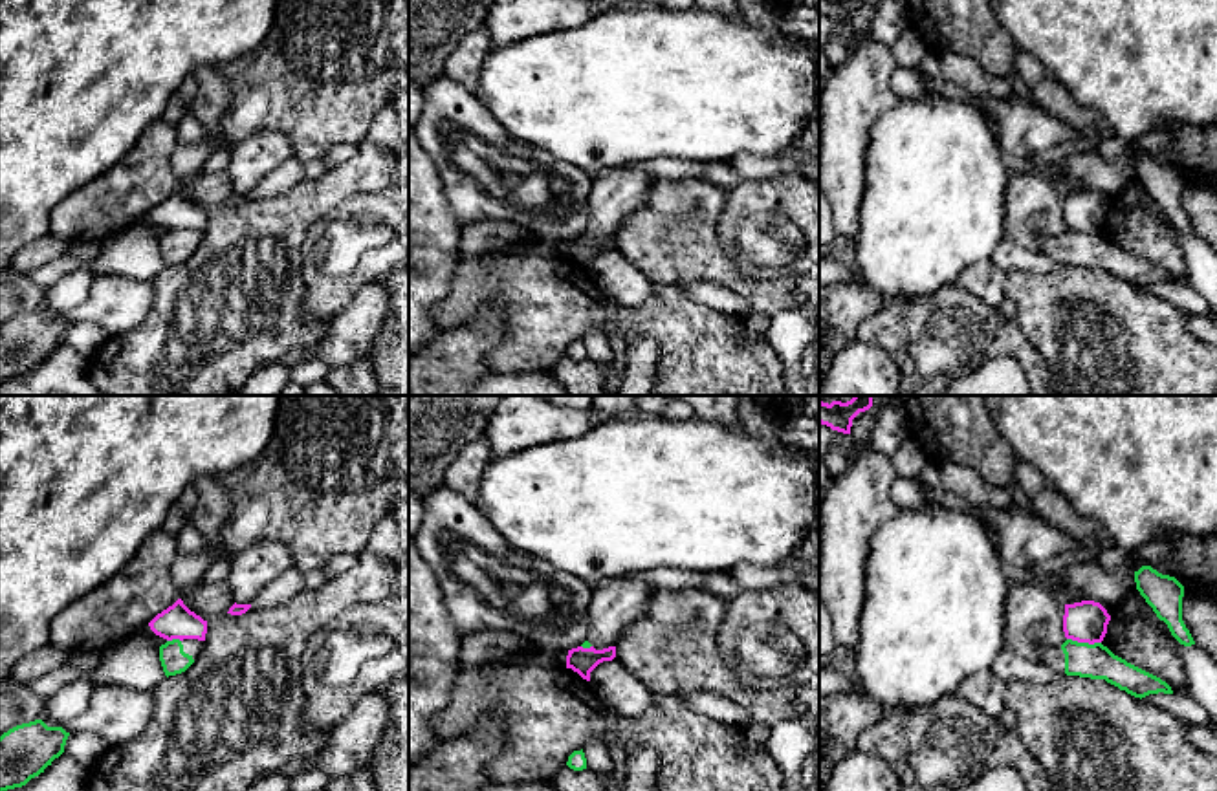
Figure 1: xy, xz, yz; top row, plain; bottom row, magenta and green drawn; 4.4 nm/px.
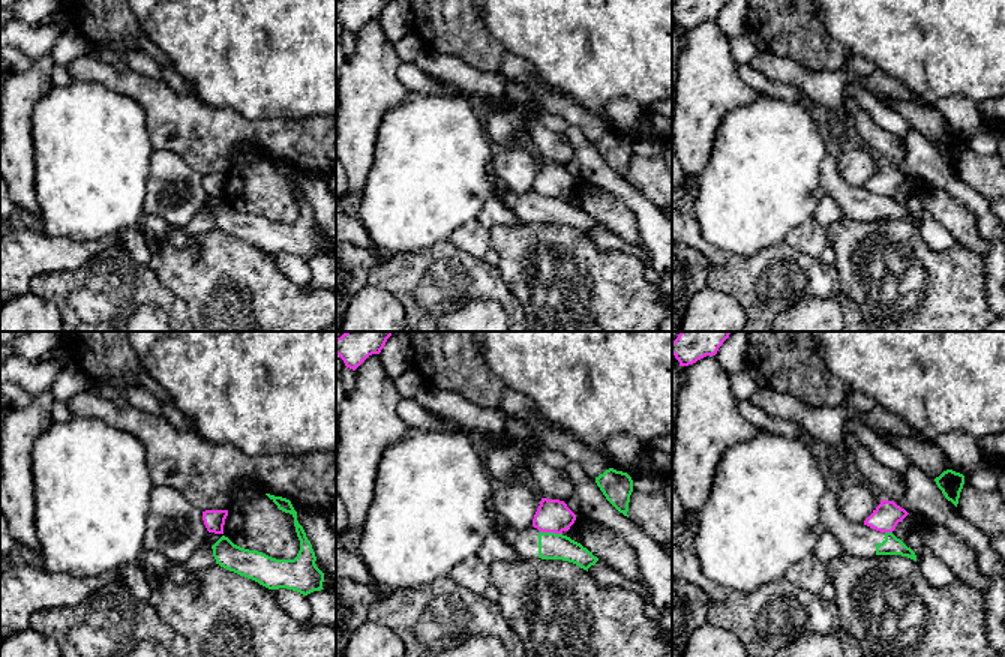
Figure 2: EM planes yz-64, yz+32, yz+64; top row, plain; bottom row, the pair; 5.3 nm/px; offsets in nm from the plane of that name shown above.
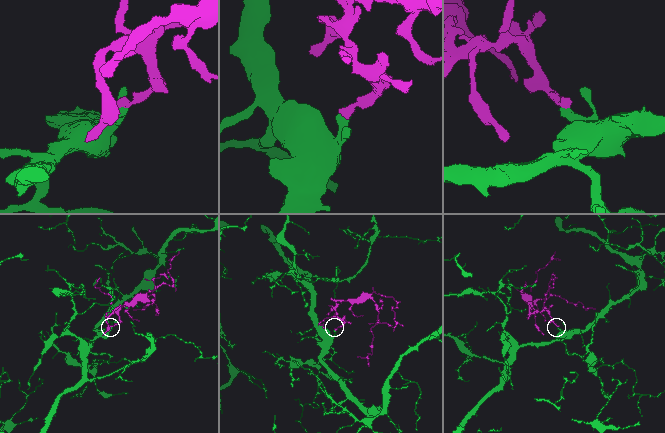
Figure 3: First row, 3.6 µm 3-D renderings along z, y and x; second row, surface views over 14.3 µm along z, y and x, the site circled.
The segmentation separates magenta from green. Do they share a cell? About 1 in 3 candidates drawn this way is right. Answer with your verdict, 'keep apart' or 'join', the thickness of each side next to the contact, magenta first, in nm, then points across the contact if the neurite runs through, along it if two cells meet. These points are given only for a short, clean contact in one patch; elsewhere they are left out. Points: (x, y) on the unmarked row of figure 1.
keep apart; calibres 180 and 160 nm; border yz (1067, 227), (1078, 233), (1100, 233)

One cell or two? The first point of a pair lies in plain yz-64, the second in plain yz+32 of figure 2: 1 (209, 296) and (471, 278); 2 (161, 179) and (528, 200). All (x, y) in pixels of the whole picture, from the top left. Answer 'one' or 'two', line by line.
1: two
2: two

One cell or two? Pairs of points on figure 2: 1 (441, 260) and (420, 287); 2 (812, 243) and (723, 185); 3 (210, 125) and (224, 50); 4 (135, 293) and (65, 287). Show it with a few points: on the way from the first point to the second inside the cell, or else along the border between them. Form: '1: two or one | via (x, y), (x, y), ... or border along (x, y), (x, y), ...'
1: one | via (441, 266), (426, 281)
2: two | border along (813, 216), (801, 222), (783, 240)
3: two | border along (197, 96), (212, 107), (231, 107), (246, 120)
4: one | via (117, 282), (83, 281)

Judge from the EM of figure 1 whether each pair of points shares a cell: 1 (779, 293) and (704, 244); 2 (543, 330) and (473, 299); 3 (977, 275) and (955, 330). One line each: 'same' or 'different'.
1: same
2: same
3: different

